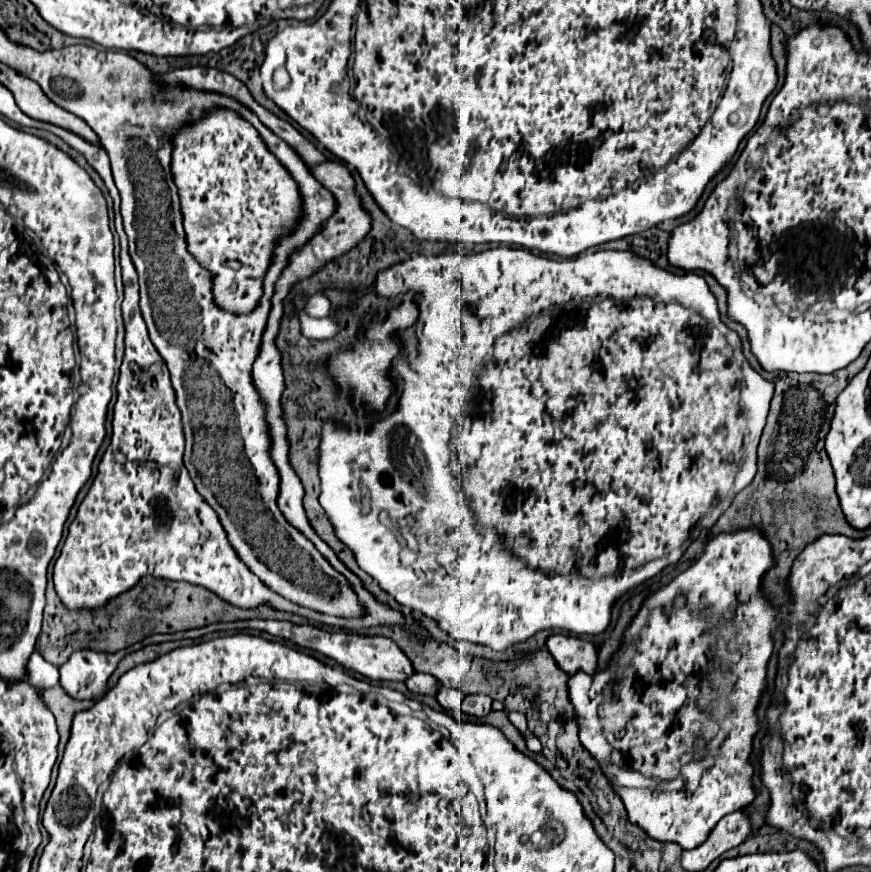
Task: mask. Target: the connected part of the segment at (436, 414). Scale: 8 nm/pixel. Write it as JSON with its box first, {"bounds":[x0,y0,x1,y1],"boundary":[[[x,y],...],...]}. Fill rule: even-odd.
{"bounds":[318,246,774,652],"boundary":[[[500,246],[500,248],[490,248],[490,250],[484,250],[484,252],[480,252],[480,254],[468,254],[468,256],[466,256],[466,255],[461,255],[461,254],[460,254],[460,253],[458,253],[458,252],[453,252],[453,253],[444,253],[444,254],[439,254],[439,255],[429,255],[429,256],[426,256],[426,255],[422,255],[422,254],[418,254],[418,255],[415,255],[415,256],[413,256],[413,257],[412,257],[412,258],[410,258],[410,259],[408,259],[408,260],[406,260],[406,262],[404,262],[404,264],[394,264],[394,266],[390,266],[390,268],[388,268],[388,270],[384,270],[384,272],[380,272],[380,274],[378,274],[378,280],[376,280],[376,286],[378,286],[378,294],[380,294],[380,296],[382,296],[382,298],[396,298],[396,296],[400,296],[400,294],[404,294],[404,292],[412,292],[412,294],[414,294],[414,297],[413,297],[413,300],[416,300],[416,306],[418,306],[418,310],[420,310],[420,314],[418,314],[418,320],[416,320],[416,338],[415,338],[415,337],[411,337],[411,339],[409,339],[409,338],[408,338],[408,337],[407,337],[407,338],[406,338],[406,339],[405,339],[405,340],[404,340],[404,341],[405,341],[405,342],[404,342],[404,341],[403,341],[403,344],[404,344],[404,345],[405,345],[405,346],[406,346],[406,347],[409,347],[409,348],[408,348],[408,350],[404,350],[404,352],[402,352],[402,356],[400,356],[400,362],[398,362],[398,370],[400,370],[400,378],[402,378],[402,382],[401,382],[401,381],[400,381],[400,379],[399,379],[399,376],[397,376],[397,375],[396,375],[396,373],[391,373],[391,371],[390,371],[390,372],[389,372],[389,376],[390,376],[390,379],[391,379],[391,380],[392,380],[392,382],[393,382],[393,383],[394,383],[394,385],[395,385],[395,391],[394,391],[394,393],[393,393],[393,394],[392,394],[392,395],[391,395],[391,396],[390,396],[390,397],[389,397],[389,399],[390,399],[390,400],[388,400],[388,402],[387,402],[387,404],[386,404],[386,407],[385,407],[385,409],[384,409],[384,410],[383,410],[383,411],[382,411],[382,412],[388,412],[388,416],[385,416],[385,415],[386,415],[386,414],[385,414],[385,413],[381,413],[381,414],[380,414],[380,413],[373,413],[373,414],[371,414],[371,413],[368,413],[368,414],[367,414],[367,415],[365,415],[365,420],[364,420],[364,419],[362,419],[362,420],[361,420],[361,419],[359,419],[359,418],[357,418],[357,415],[356,415],[356,410],[359,410],[359,406],[357,406],[357,405],[355,405],[355,404],[354,404],[354,403],[352,403],[352,402],[350,402],[350,401],[348,401],[348,400],[347,400],[347,399],[346,399],[346,396],[345,396],[345,394],[344,394],[344,391],[343,391],[343,389],[342,389],[342,396],[340,396],[340,392],[336,392],[336,414],[338,414],[338,412],[339,412],[339,413],[340,413],[340,412],[341,412],[341,422],[334,422],[334,420],[326,420],[326,422],[324,422],[324,426],[322,426],[322,440],[320,440],[320,444],[319,444],[319,455],[318,455],[318,465],[319,465],[319,477],[320,477],[320,486],[322,486],[322,492],[320,492],[320,496],[319,496],[319,502],[320,502],[320,506],[322,506],[322,508],[324,508],[324,512],[326,512],[326,516],[328,516],[328,520],[330,520],[330,522],[332,522],[332,526],[334,526],[334,530],[336,530],[336,536],[338,536],[338,538],[340,538],[340,540],[342,540],[342,542],[344,542],[344,544],[346,544],[346,546],[348,546],[348,548],[350,548],[350,550],[352,550],[352,552],[354,552],[354,556],[356,556],[356,562],[358,562],[358,566],[360,566],[360,568],[362,568],[362,570],[364,570],[364,572],[366,572],[366,574],[370,574],[370,576],[372,576],[372,578],[374,578],[374,580],[378,580],[378,584],[380,584],[380,586],[382,586],[382,588],[384,588],[384,590],[386,590],[386,592],[388,592],[388,594],[390,594],[390,596],[394,596],[394,598],[396,598],[396,600],[398,600],[398,602],[400,602],[400,604],[402,604],[402,606],[410,606],[410,608],[414,608],[414,610],[418,610],[418,612],[422,612],[422,614],[426,614],[426,616],[430,616],[430,618],[432,618],[432,620],[436,620],[436,622],[438,622],[438,626],[440,626],[440,628],[442,628],[442,630],[446,630],[446,632],[448,632],[448,634],[450,634],[450,636],[452,636],[452,638],[456,638],[456,640],[468,640],[468,642],[476,642],[476,644],[484,644],[484,646],[488,646],[488,648],[492,648],[492,650],[498,650],[498,652],[504,652],[504,650],[508,650],[508,648],[514,648],[514,646],[516,646],[516,644],[520,644],[520,642],[526,642],[526,640],[528,640],[528,638],[532,638],[532,636],[534,636],[534,634],[536,634],[536,632],[540,632],[540,630],[564,630],[564,632],[570,632],[570,634],[600,634],[600,632],[604,632],[604,630],[606,630],[606,628],[608,628],[608,624],[610,624],[610,616],[612,616],[612,606],[614,606],[614,602],[616,602],[616,600],[618,600],[618,598],[620,598],[620,596],[622,596],[622,594],[626,594],[626,592],[628,592],[628,590],[630,590],[630,588],[634,588],[634,586],[638,586],[638,584],[642,584],[642,582],[644,582],[644,580],[648,580],[648,578],[654,578],[654,576],[656,576],[656,574],[660,574],[660,572],[662,572],[662,570],[664,570],[664,568],[666,568],[666,566],[669,566],[669,565],[673,565],[673,564],[676,564],[676,563],[677,563],[677,562],[678,562],[678,561],[679,561],[679,559],[680,559],[680,558],[681,558],[681,557],[682,557],[682,555],[683,555],[683,554],[684,554],[684,552],[685,552],[685,550],[686,550],[686,548],[687,548],[687,547],[688,547],[688,546],[689,546],[689,545],[690,545],[690,543],[691,543],[691,541],[690,541],[690,530],[692,530],[692,528],[694,528],[694,526],[696,526],[696,524],[698,524],[698,526],[700,526],[700,520],[702,520],[702,518],[704,518],[704,516],[706,516],[706,514],[708,514],[708,512],[710,512],[710,510],[714,510],[714,508],[718,508],[718,506],[720,506],[720,502],[722,502],[722,500],[724,500],[724,508],[728,508],[728,506],[730,506],[730,502],[732,502],[732,498],[734,498],[734,496],[736,496],[736,494],[738,494],[738,492],[740,492],[740,488],[746,488],[746,486],[748,486],[748,484],[750,484],[750,482],[752,482],[752,478],[754,478],[754,472],[756,472],[756,468],[758,468],[758,466],[756,466],[756,448],[758,448],[758,440],[760,440],[760,434],[762,434],[762,428],[764,428],[764,424],[766,424],[766,416],[768,416],[768,408],[770,408],[770,400],[772,400],[772,394],[774,394],[774,384],[772,384],[772,382],[770,382],[770,380],[764,380],[764,378],[762,378],[762,376],[760,376],[760,374],[759,374],[759,373],[758,373],[758,372],[756,372],[756,371],[755,371],[755,370],[754,370],[754,369],[753,369],[753,368],[752,368],[752,367],[751,367],[751,366],[750,366],[750,364],[749,364],[749,363],[748,363],[748,361],[747,361],[747,360],[746,360],[746,359],[745,359],[745,358],[744,358],[744,356],[741,356],[741,355],[743,355],[743,352],[742,352],[742,346],[741,346],[741,341],[740,341],[740,338],[739,338],[739,336],[738,336],[738,334],[737,334],[737,333],[736,333],[736,332],[734,332],[734,331],[732,331],[732,330],[730,330],[730,329],[729,329],[729,328],[728,328],[728,327],[727,327],[727,326],[726,326],[726,325],[725,325],[725,324],[722,324],[722,320],[720,320],[720,312],[718,312],[718,306],[716,306],[716,298],[714,298],[714,294],[712,294],[712,292],[710,292],[710,288],[708,288],[708,284],[706,284],[706,282],[704,282],[704,278],[702,278],[702,276],[700,276],[700,274],[694,274],[694,272],[690,272],[690,274],[684,274],[684,276],[678,276],[678,274],[672,274],[672,272],[666,272],[666,270],[664,270],[664,268],[654,268],[654,264],[650,264],[650,260],[640,260],[640,256],[634,256],[634,252],[630,252],[630,250],[626,250],[626,252],[620,252],[620,250],[600,250],[600,252],[594,252],[594,254],[580,254],[580,256],[576,256],[576,258],[568,258],[568,260],[550,260],[550,258],[544,258],[544,256],[534,256],[534,254],[532,254],[532,252],[528,252],[528,250],[524,250],[524,248],[506,248],[506,246]],[[562,308],[564,308],[564,310],[566,310],[566,308],[568,308],[568,310],[570,310],[570,308],[572,308],[572,312],[574,312],[574,314],[572,314],[572,318],[570,318],[570,324],[568,324],[568,328],[562,328],[562,332],[558,332],[558,330],[556,330],[556,328],[554,328],[554,322],[556,322],[556,318],[558,318],[558,316],[562,316]],[[436,348],[438,348],[438,354],[452,354],[452,351],[453,351],[453,350],[454,350],[454,348],[460,348],[460,349],[459,349],[459,353],[458,353],[458,356],[457,356],[457,357],[456,357],[456,358],[454,358],[454,359],[452,359],[452,366],[450,366],[450,364],[448,364],[448,362],[442,362],[442,360],[440,360],[440,362],[438,362],[438,364],[436,364],[436,370],[438,370],[438,372],[436,372],[436,376],[440,376],[440,378],[438,378],[438,384],[440,384],[440,386],[438,386],[438,388],[434,388],[434,386],[432,386],[432,388],[430,388],[430,386],[428,386],[428,384],[426,384],[426,388],[424,388],[424,390],[422,390],[422,388],[420,388],[420,382],[422,382],[422,378],[420,378],[420,362],[422,362],[422,360],[426,360],[426,364],[428,364],[428,360],[430,360],[430,362],[434,362],[434,360],[436,360]],[[450,378],[454,378],[454,380],[456,380],[456,382],[452,382],[452,386],[442,386],[442,382],[446,382],[446,380],[450,380]],[[360,478],[362,478],[362,484],[364,484],[364,486],[366,486],[366,490],[368,490],[368,496],[364,496],[364,492],[362,492],[362,490],[360,490]],[[380,492],[396,492],[396,498],[392,498],[392,500],[396,500],[396,502],[400,502],[400,510],[406,510],[406,512],[410,512],[410,514],[408,514],[408,516],[414,516],[414,518],[420,518],[420,520],[422,520],[422,522],[424,522],[424,526],[426,526],[426,534],[424,534],[424,538],[422,538],[422,550],[420,550],[420,552],[418,552],[418,558],[416,558],[416,562],[414,562],[414,564],[410,564],[410,566],[402,566],[402,564],[400,564],[400,544],[398,544],[398,538],[396,538],[396,536],[394,536],[394,534],[392,534],[392,532],[390,532],[390,530],[388,530],[388,528],[386,528],[386,526],[384,526],[384,524],[380,524],[380,520],[378,520],[378,512],[380,512],[380,510],[382,510],[382,506],[380,506],[380,502],[388,502],[388,494],[384,494],[384,496],[382,496],[382,498],[380,498]],[[620,528],[624,528],[624,530],[628,530],[628,536],[626,536],[626,534],[620,534],[620,536],[618,536],[618,538],[616,538],[616,540],[614,540],[614,536],[616,536],[616,532],[618,532],[618,530],[620,530]]]}

